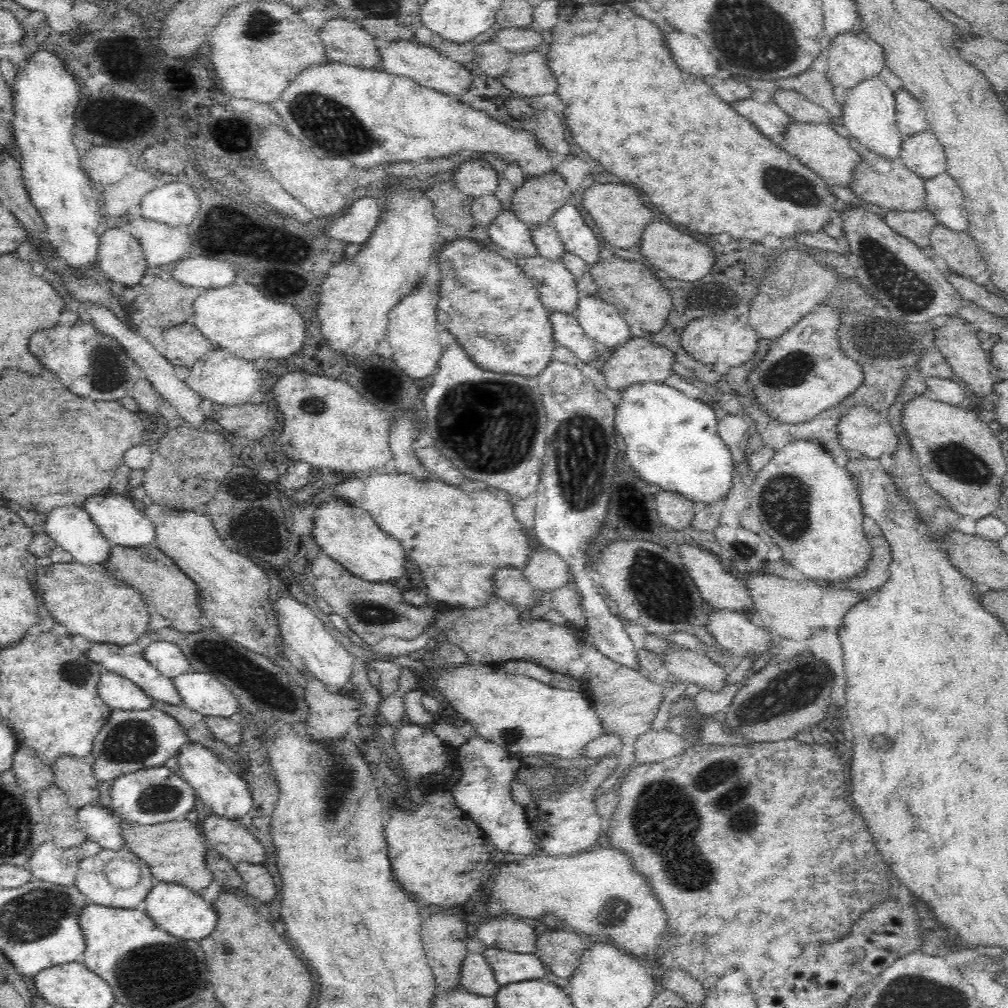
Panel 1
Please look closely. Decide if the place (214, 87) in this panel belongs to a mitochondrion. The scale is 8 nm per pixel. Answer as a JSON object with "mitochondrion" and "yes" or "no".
{"mitochondrion":"no"}

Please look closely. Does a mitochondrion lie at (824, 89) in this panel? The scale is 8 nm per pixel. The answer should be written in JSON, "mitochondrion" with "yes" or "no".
{"mitochondrion":"no"}

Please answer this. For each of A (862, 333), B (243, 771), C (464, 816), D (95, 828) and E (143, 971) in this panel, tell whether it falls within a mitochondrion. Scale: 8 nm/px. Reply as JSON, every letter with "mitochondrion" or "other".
{"A":"mitochondrion","B":"other","C":"other","D":"other","E":"mitochondrion"}

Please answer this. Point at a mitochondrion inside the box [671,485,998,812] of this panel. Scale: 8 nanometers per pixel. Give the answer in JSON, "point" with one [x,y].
{"point":[794,684]}

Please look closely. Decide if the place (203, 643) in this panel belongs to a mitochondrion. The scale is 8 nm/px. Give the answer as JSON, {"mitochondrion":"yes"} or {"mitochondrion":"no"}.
{"mitochondrion":"yes"}

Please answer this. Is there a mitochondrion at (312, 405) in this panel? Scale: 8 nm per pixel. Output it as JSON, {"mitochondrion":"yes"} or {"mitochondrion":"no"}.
{"mitochondrion":"yes"}

